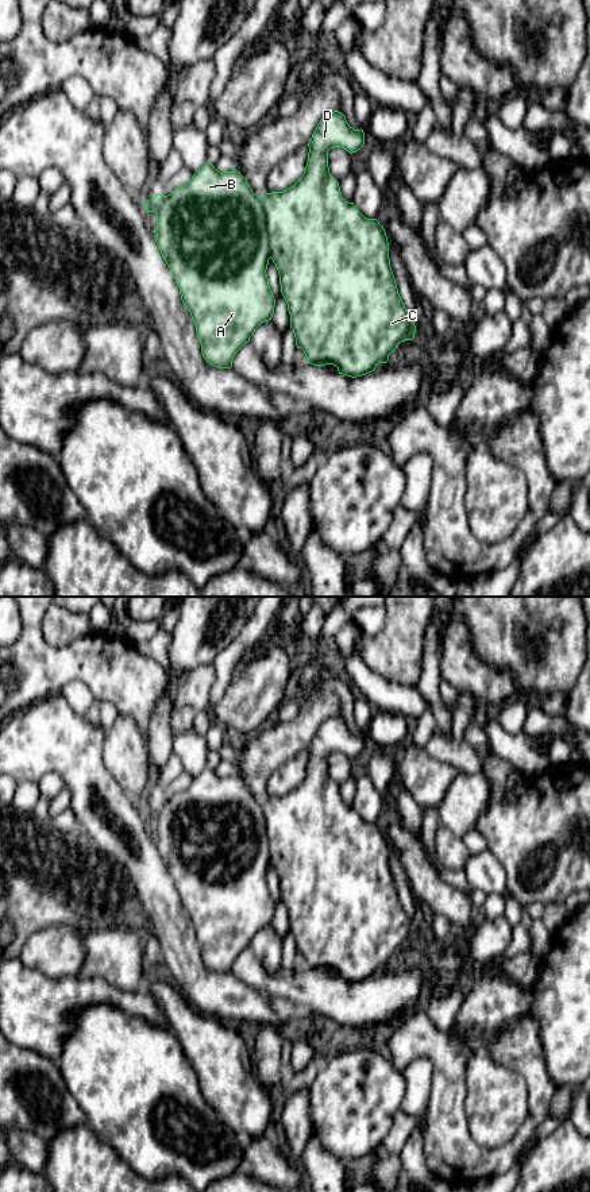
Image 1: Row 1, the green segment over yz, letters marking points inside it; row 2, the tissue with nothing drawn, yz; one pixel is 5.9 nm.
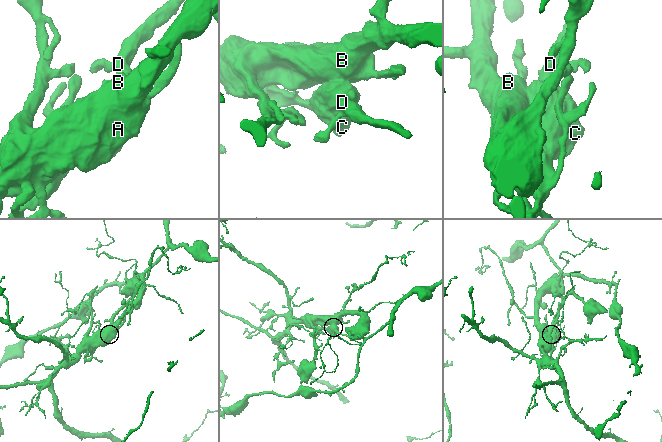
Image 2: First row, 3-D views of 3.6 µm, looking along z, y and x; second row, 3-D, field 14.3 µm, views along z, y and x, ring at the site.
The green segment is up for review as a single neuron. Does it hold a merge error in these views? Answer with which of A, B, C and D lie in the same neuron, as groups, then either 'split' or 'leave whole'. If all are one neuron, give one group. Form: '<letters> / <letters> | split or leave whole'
A B / C D | split

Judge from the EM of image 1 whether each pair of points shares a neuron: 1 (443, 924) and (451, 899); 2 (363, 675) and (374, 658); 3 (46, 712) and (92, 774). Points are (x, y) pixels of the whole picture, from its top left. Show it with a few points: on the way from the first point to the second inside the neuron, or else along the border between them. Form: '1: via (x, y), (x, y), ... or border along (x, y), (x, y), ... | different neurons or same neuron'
1: border along (434, 911), (444, 915), (459, 934) | different neurons
2: border along (344, 656), (358, 654), (373, 671), (397, 682) | different neurons
3: via (50, 726), (78, 759) | same neuron

